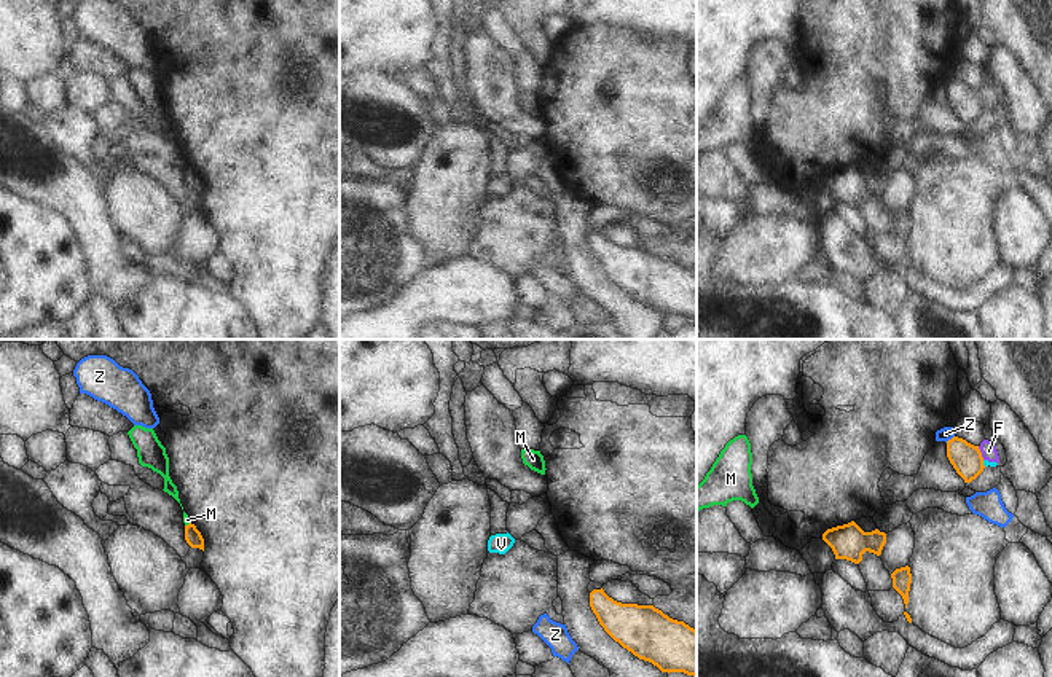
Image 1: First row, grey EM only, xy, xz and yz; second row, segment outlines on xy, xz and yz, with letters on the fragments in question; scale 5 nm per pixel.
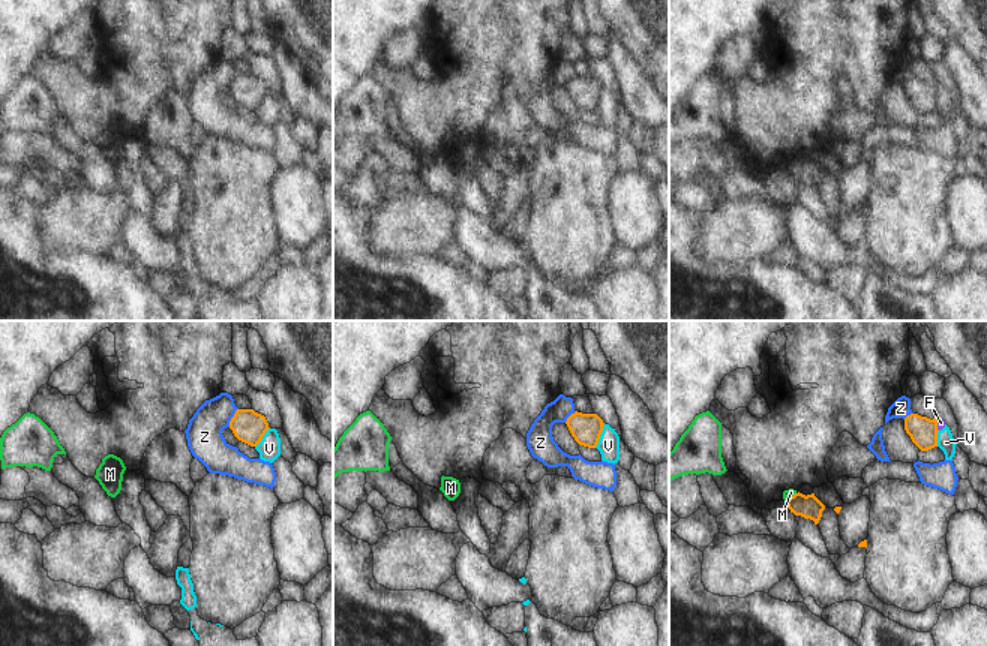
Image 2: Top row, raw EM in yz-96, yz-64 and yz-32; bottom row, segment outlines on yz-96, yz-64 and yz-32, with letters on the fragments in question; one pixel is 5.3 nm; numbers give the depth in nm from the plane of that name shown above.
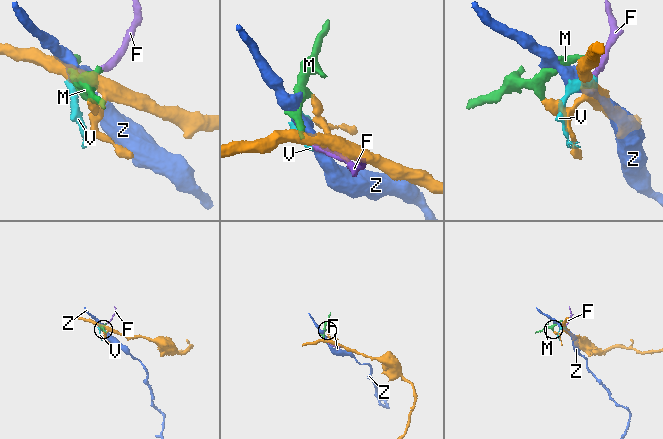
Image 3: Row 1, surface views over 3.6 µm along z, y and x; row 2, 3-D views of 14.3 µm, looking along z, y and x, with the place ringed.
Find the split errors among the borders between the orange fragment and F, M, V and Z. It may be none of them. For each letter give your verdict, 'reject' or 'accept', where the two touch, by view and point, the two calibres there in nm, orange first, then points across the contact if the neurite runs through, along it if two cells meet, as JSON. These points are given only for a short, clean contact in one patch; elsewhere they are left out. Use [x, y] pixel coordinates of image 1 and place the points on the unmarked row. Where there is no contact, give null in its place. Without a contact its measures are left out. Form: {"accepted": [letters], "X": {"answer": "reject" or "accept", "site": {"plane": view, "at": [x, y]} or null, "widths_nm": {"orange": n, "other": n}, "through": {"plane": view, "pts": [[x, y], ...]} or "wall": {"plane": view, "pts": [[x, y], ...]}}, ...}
{"accepted": [], "F": {"answer": "reject", "site": {"plane": "yz", "at": [981, 96]}, "widths_nm": {"orange": 160, "other": 80}, "wall": {"plane": "yz", "pts": [[977, 90], [984, 102]]}}, "M": {"answer": "reject", "site": {"plane": "xy", "at": [188, 168]}, "widths_nm": {"orange": 90, "other": 40}, "wall": {"plane": "xy", "pts": [[190, 164], [185, 169]]}}, "V": {"answer": "reject", "site": {"plane": "yz", "at": [982, 107]}, "widths_nm": {"orange": 160, "other": 30}, "wall": {"plane": "yz", "pts": [[982, 104], [985, 109]]}}, "Z": {"answer": "reject", "site": {"plane": "yz", "at": [949, 83]}, "widths_nm": {"orange": 160, "other": 70}, "wall": {"plane": "yz", "pts": [[953, 78], [946, 85]]}}}

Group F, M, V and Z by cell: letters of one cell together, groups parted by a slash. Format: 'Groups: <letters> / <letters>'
Groups: F V / M / Z

